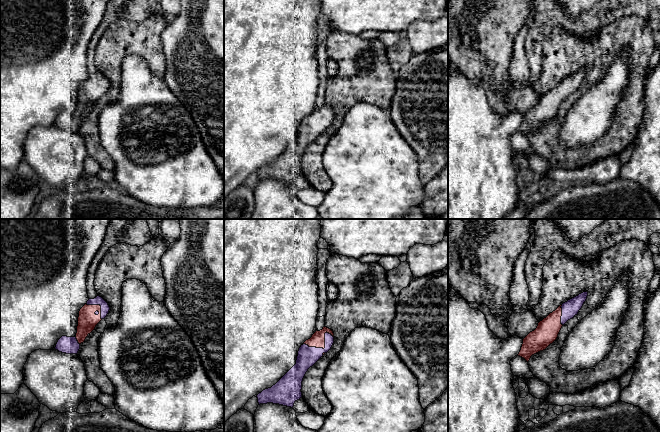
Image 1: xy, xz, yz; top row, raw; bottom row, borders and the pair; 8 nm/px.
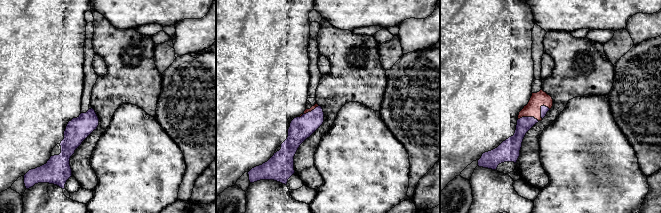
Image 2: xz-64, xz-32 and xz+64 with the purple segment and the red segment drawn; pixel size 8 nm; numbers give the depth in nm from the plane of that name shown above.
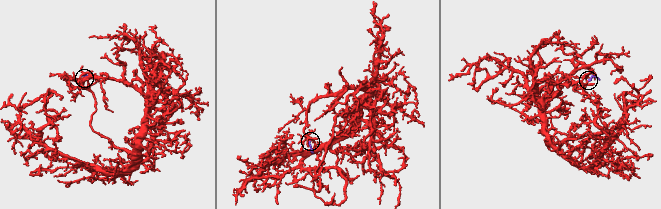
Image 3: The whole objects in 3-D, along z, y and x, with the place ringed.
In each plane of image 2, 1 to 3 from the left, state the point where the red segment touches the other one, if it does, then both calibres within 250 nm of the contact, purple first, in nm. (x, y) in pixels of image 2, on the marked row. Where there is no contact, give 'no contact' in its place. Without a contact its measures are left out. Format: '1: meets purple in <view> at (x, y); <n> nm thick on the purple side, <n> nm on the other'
1: no contact
2: meets purple in xz-32 at (308, 112); 190 nm thick on the purple side, 30 nm on the other
3: meets purple in xz+64 at (541, 111); 60 nm thick on the purple side, 130 nm on the other

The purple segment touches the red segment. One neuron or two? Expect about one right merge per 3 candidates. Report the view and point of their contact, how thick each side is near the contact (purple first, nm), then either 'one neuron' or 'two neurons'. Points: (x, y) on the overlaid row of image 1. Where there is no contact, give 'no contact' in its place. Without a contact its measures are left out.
xz (325, 347) | 160/120 nm | one neuron

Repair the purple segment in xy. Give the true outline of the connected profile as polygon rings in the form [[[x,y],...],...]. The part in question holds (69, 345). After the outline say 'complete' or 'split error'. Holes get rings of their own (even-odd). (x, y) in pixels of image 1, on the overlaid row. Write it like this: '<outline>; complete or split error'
[[[100,296],[89,299],[80,309],[78,317],[77,333],[75,337],[62,336],[55,349],[66,354],[77,354],[80,344],[95,329],[96,325],[105,319],[109,313],[108,303]]]; split error

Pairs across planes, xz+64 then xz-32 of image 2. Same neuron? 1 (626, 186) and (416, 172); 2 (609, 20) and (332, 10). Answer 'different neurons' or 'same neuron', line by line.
1: different neurons
2: same neuron

